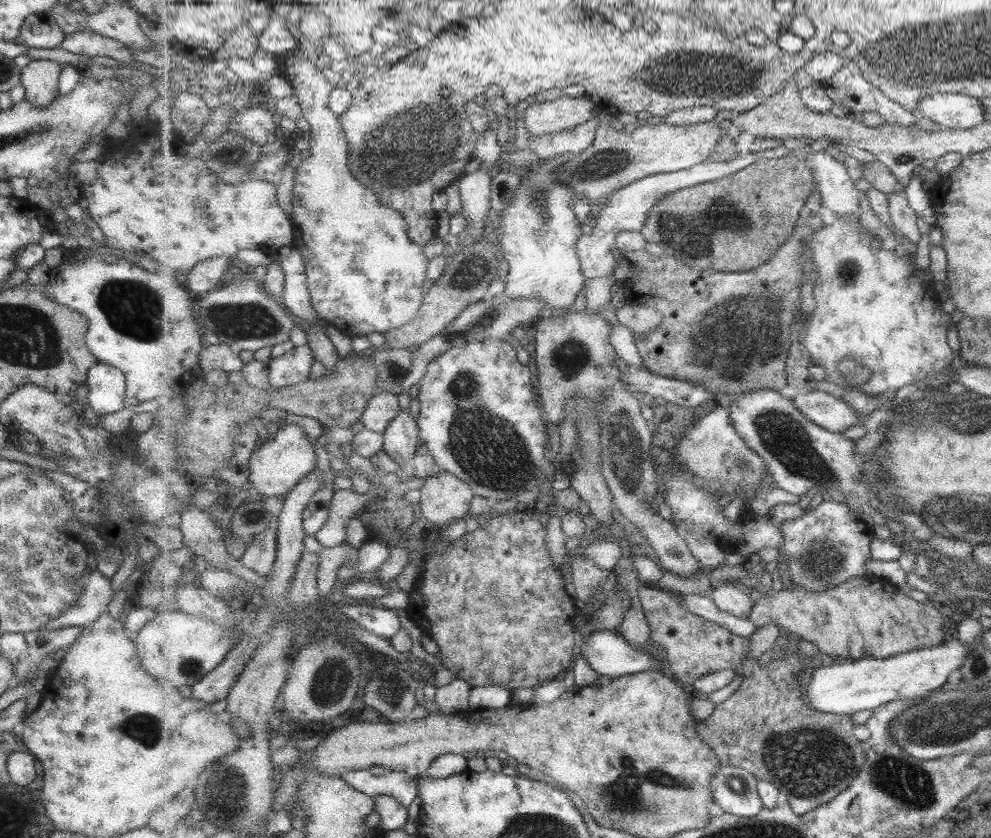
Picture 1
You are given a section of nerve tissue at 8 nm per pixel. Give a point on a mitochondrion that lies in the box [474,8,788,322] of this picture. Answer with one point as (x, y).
(697, 72)

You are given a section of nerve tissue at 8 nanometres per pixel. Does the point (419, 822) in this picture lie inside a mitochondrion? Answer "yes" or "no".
no

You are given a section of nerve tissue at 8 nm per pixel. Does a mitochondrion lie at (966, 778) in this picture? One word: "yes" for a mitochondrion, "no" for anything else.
no

